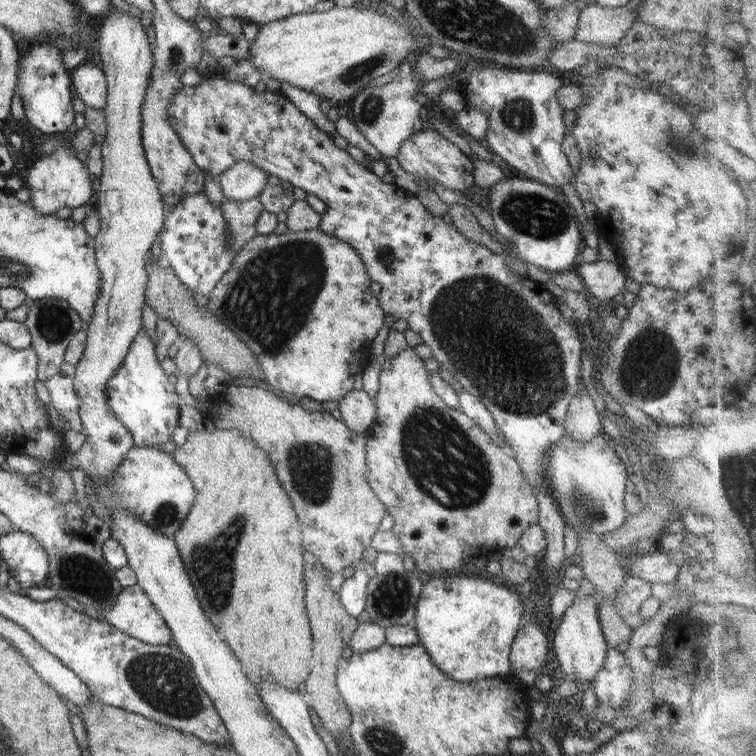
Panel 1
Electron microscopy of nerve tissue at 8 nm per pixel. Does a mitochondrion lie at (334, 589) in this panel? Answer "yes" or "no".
no

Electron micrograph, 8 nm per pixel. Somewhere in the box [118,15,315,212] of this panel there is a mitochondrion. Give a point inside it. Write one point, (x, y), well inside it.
(176, 56)

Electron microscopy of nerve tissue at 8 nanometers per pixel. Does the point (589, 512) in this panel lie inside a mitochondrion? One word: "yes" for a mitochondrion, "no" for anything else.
yes

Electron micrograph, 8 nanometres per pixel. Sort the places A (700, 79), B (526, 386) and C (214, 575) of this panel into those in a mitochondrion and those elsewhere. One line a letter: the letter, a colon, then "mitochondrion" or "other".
A: other
B: mitochondrion
C: mitochondrion

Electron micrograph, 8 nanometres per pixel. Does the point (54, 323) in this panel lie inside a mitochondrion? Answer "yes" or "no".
yes

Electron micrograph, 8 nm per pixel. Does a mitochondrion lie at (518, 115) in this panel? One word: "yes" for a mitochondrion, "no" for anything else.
yes

